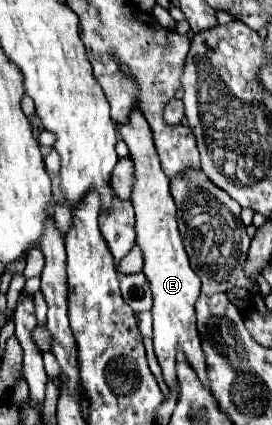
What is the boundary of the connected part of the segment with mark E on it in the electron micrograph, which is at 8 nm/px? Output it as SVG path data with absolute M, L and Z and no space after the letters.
M132 110L128 122L118 124L118 132L130 150L130 158L134 162L134 184L132 184L132 206L136 212L136 246L144 256L144 276L150 282L154 306L154 352L158 364L162 368L164 380L168 386L178 386L176 380L176 348L180 346L196 370L198 378L208 386L206 370L204 370L204 352L200 350L198 330L196 330L196 314L194 304L200 296L200 278L190 268L188 256L184 252L184 244L176 224L176 206L170 196L170 182L160 166L152 132L140 110Z

